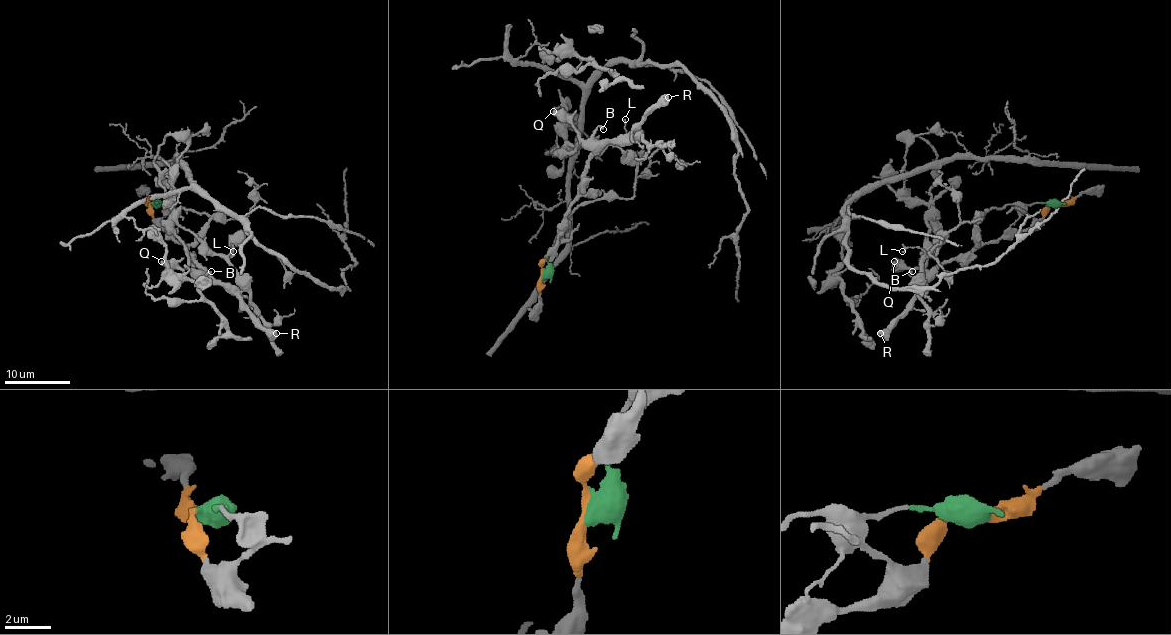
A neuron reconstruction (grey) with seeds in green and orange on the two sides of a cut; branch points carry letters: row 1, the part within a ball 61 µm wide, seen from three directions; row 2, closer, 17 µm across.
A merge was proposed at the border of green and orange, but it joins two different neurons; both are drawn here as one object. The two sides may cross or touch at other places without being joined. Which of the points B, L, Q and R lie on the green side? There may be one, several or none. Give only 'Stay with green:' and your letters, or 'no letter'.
Stay with green: L

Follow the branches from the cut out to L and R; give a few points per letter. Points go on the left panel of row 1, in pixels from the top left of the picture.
L: (151, 204), (170, 204), (242, 220), (244, 232), (229, 256), (226, 256), (234, 246), (232, 251)
R: (149, 204), (149, 214), (213, 278), (219, 279), (265, 328), (276, 333)

